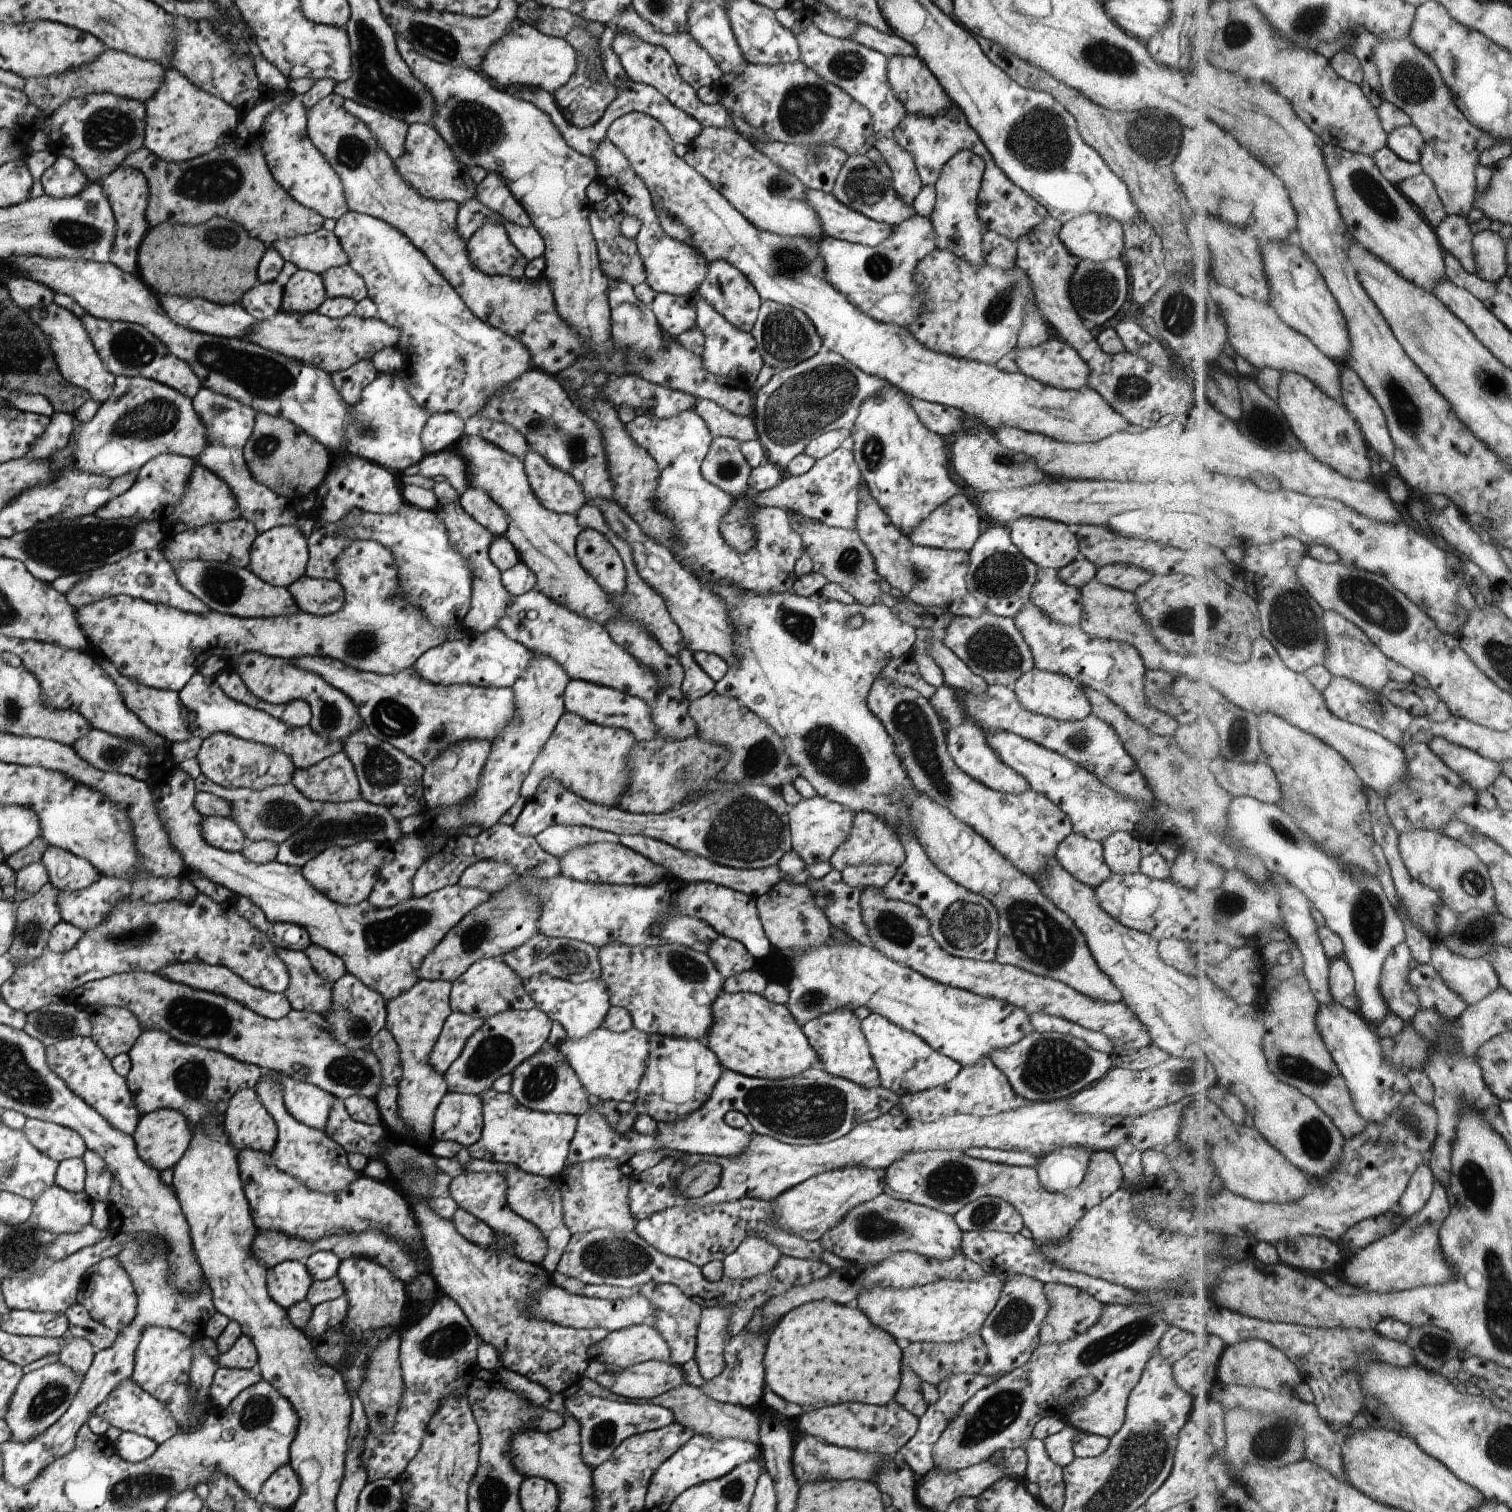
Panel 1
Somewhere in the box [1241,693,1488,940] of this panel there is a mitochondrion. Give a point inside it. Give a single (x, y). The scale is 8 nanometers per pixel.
(1276, 827)

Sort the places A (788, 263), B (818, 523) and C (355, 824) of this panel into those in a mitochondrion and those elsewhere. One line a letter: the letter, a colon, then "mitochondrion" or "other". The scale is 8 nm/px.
A: mitochondrion
B: other
C: mitochondrion

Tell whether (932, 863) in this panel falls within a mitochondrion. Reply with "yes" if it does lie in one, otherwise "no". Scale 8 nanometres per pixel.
no

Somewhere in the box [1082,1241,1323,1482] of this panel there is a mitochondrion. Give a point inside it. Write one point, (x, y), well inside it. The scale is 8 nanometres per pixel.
(1271, 1442)

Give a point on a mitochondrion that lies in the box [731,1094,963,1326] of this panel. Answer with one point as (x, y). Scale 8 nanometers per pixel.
(871, 1225)

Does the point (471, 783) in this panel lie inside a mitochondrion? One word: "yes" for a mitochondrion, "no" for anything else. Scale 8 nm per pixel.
no

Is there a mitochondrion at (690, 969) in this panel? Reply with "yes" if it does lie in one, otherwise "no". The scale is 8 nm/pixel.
yes

